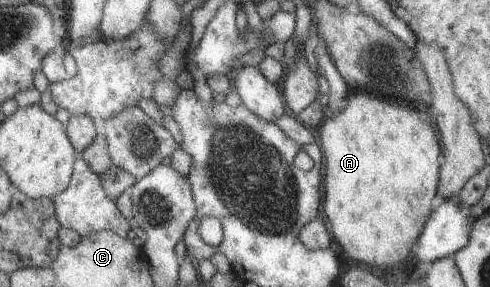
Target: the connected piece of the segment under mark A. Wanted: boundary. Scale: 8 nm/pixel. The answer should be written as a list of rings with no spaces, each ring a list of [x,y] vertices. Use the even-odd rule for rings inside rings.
[[[358,88],[352,90],[343,103],[342,110],[330,114],[315,129],[325,164],[324,214],[332,236],[348,258],[383,270],[400,268],[406,264],[426,220],[439,205],[436,194],[441,166],[438,158],[442,154],[439,134],[434,132],[434,124],[428,120],[426,124],[420,122],[418,114],[398,98],[382,97],[378,93],[374,96]]]

